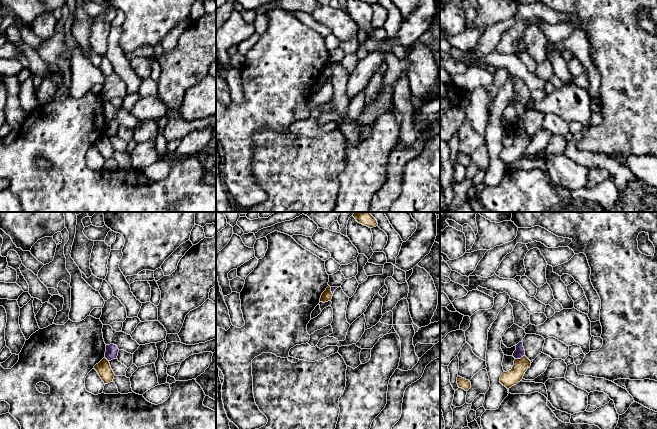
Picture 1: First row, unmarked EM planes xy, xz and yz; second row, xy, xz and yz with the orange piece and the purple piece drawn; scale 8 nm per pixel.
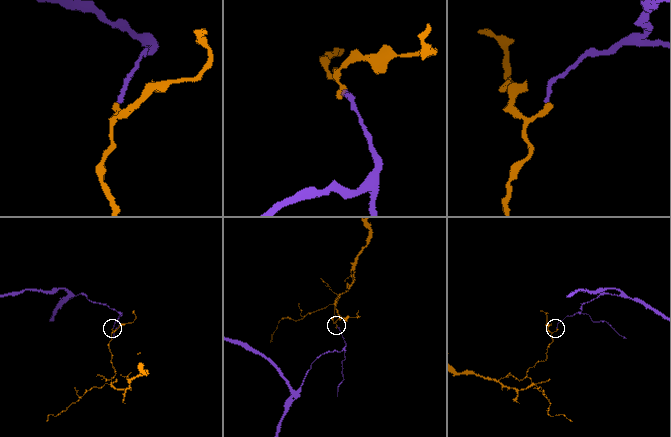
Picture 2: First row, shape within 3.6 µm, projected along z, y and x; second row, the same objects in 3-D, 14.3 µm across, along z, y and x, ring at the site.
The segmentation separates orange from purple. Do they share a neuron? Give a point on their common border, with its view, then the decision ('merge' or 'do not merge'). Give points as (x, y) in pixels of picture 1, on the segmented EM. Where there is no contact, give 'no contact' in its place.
contact yz (519, 359); do not merge

